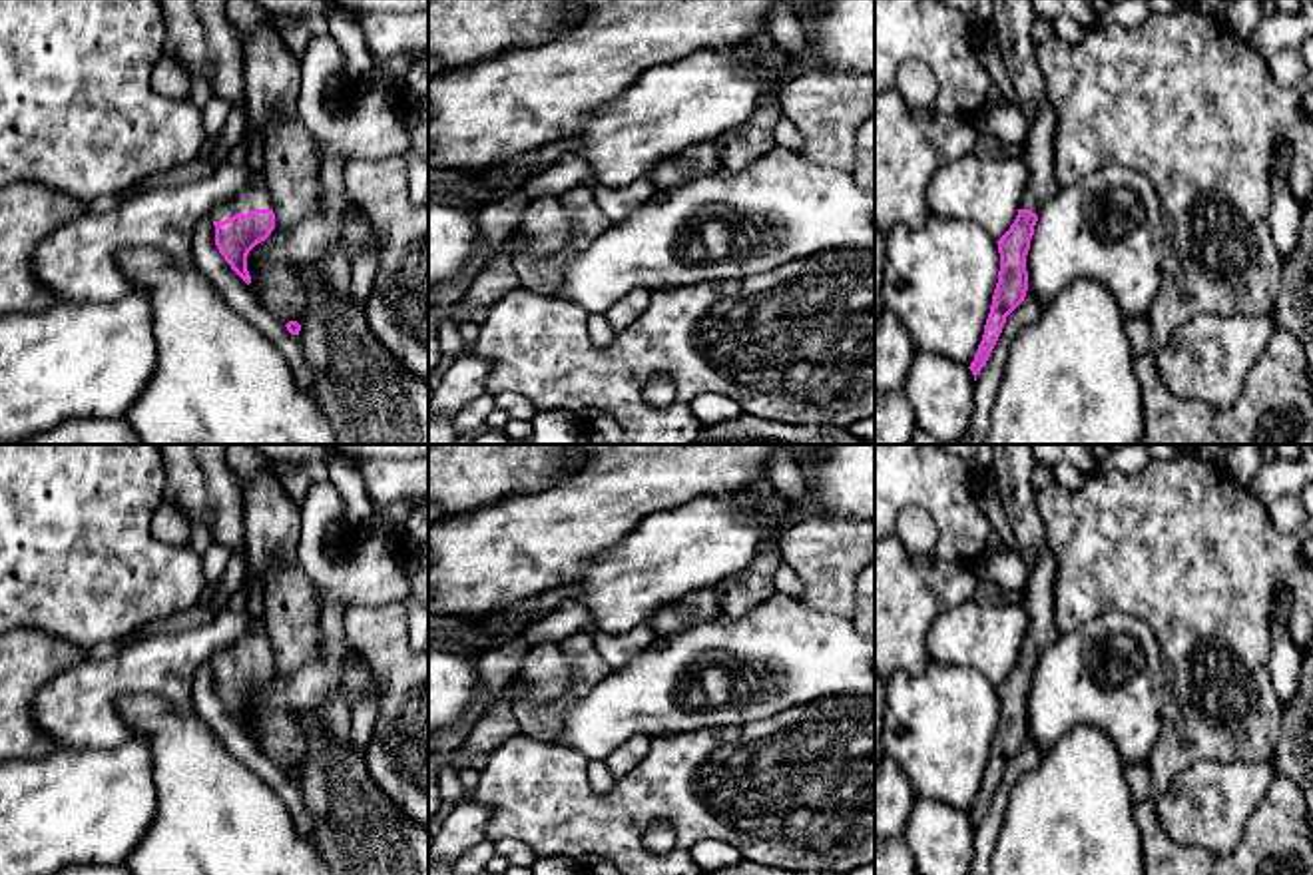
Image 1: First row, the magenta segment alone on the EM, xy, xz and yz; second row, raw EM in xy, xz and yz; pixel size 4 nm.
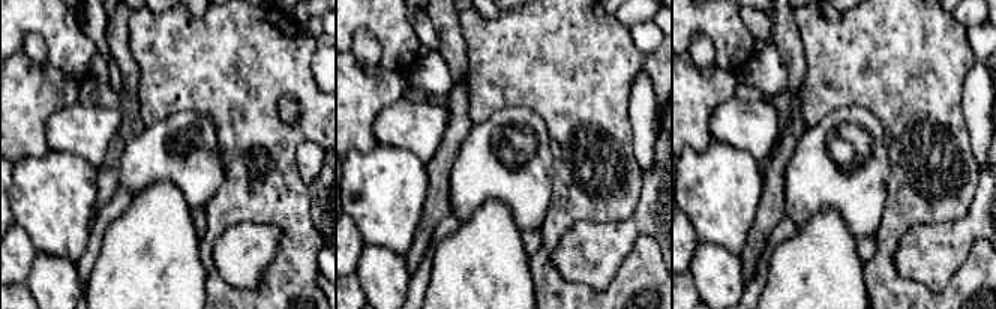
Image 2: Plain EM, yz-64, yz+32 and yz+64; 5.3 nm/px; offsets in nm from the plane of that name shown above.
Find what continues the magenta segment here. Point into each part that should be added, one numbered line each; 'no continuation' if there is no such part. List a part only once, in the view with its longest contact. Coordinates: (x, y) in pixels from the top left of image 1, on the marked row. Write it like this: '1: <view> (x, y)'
1: xy (256, 196)

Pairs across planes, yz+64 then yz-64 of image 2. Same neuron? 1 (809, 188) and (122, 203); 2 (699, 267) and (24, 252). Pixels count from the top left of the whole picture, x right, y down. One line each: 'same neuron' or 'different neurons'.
1: different neurons
2: different neurons

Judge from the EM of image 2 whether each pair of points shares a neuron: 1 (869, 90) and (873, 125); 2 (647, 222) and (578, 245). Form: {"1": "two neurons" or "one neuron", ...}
{"1": "two neurons", "2": "one neuron"}

